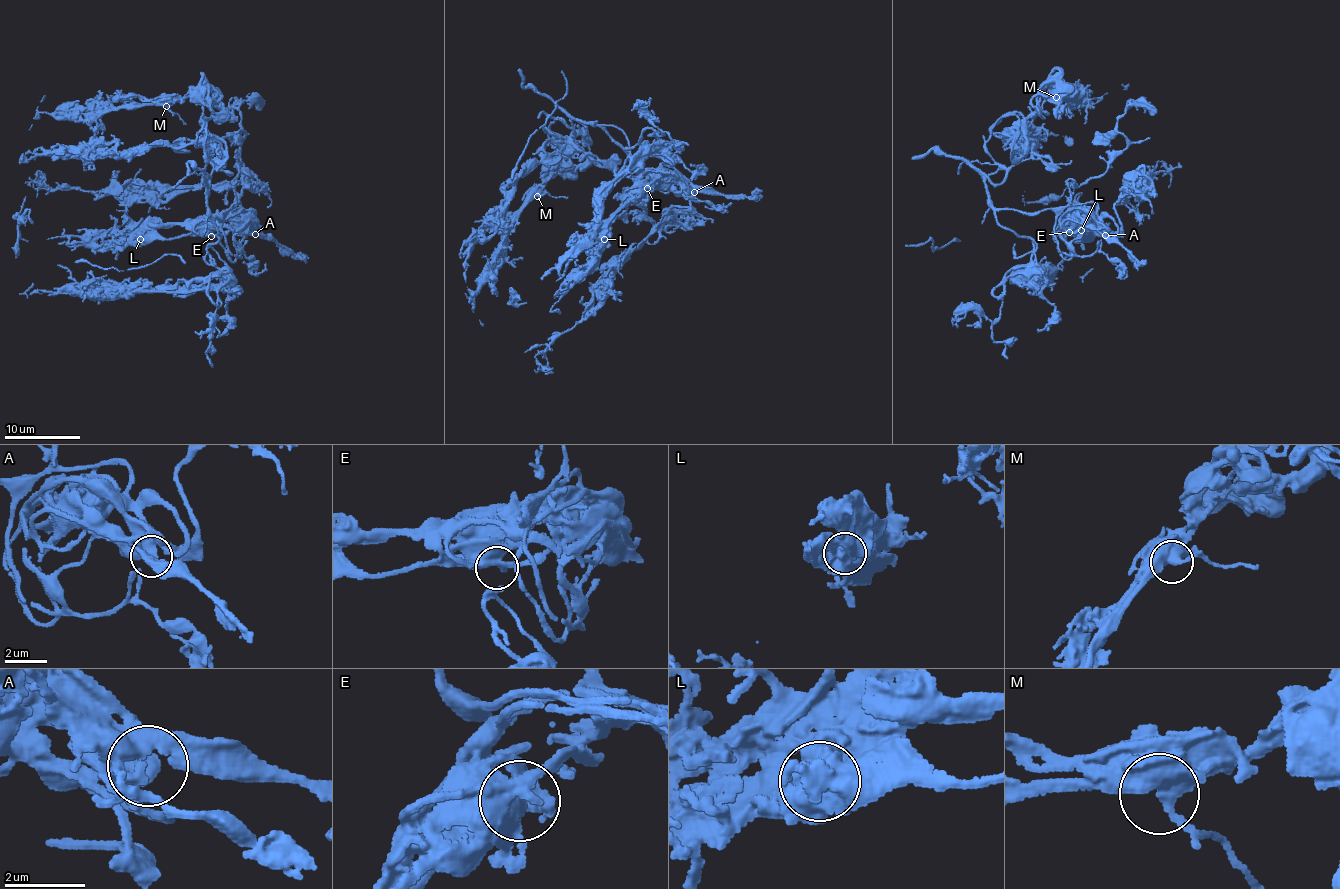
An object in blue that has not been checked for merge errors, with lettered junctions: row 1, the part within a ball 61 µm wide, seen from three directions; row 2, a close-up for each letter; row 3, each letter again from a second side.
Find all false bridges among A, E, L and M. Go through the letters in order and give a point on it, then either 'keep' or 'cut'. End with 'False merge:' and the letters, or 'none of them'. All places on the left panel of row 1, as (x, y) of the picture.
A: (255, 234) | keep
E: (211, 236) | keep
L: (140, 239) | keep
M: (166, 106) | keep
False merge: none of them

